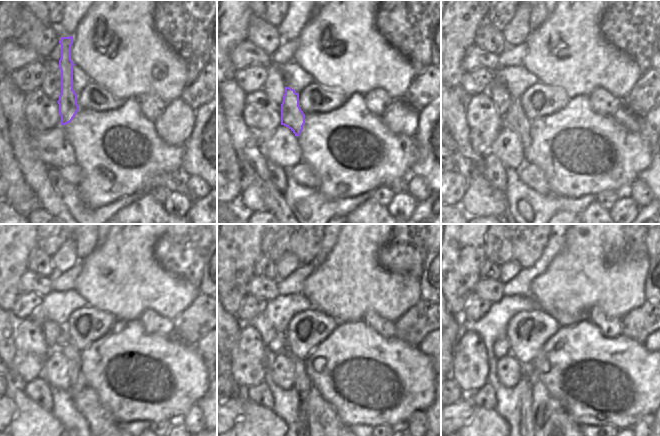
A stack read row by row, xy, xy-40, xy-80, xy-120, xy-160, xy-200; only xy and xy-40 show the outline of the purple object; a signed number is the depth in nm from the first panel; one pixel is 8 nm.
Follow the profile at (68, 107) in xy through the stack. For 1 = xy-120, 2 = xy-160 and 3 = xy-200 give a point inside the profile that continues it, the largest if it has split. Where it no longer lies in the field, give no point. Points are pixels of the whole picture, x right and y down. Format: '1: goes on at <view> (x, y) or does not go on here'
1: goes on at xy-120 (77, 382)
2: goes on at xy-160 (302, 384)
3: goes on at xy-200 (526, 426)

